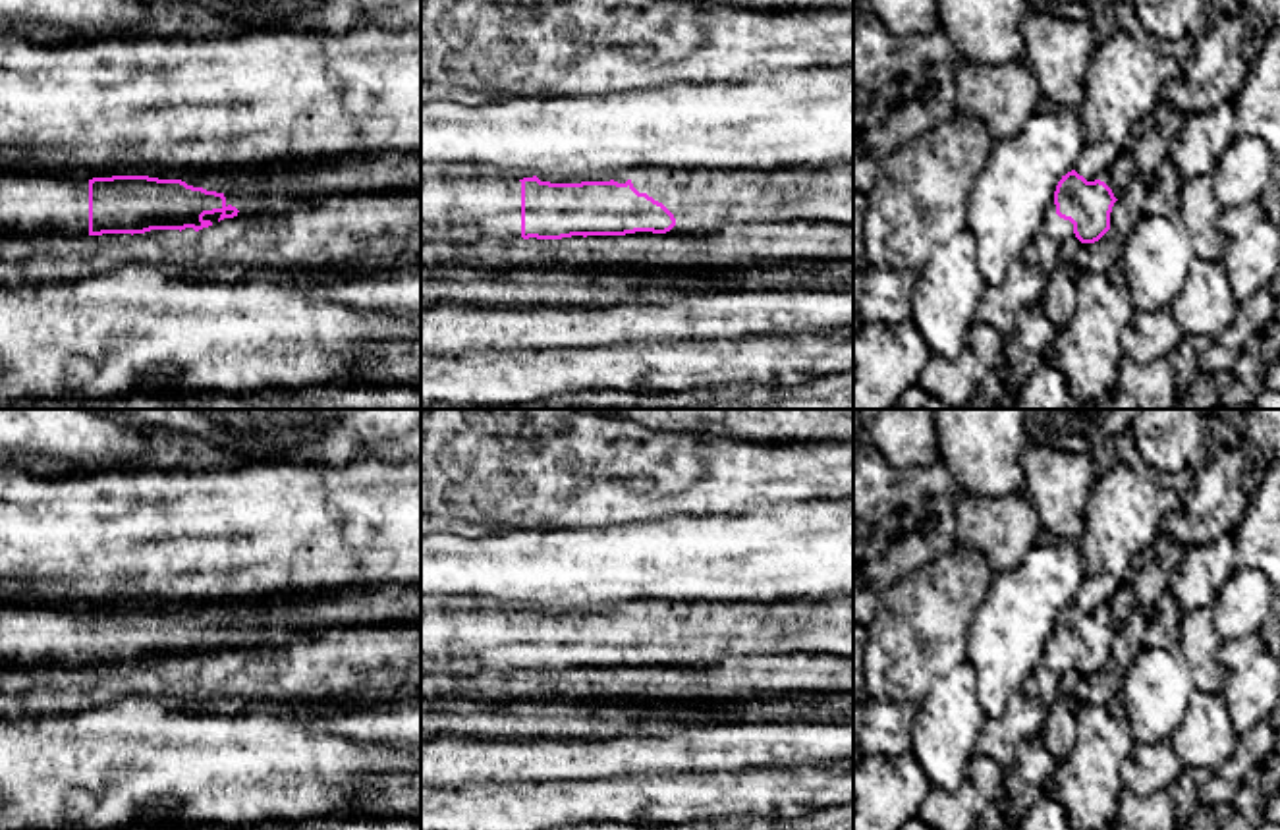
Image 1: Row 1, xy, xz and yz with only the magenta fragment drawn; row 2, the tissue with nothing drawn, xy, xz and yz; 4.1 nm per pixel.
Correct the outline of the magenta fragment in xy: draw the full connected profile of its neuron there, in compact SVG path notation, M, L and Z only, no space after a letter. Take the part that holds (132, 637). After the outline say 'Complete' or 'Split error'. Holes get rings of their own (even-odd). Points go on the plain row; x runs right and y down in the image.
M0 606L0 668L21 668L21 670L31 670L31 668L102 668L102 666L145 666L151 662L185 662L193 660L195 664L212 658L210 652L205 652L205 647L214 647L218 645L220 652L224 650L234 650L239 649L243 652L251 654L264 654L268 650L276 650L274 641L278 637L288 637L293 631L315 631L315 629L297 629L297 627L288 627L288 625L259 625L259 627L249 627L249 625L216 625L216 623L207 623L203 620L193 620L187 618L181 612L158 612L158 610L149 610L149 608L112 608L112 610L93 610L93 612L68 612L68 610L37 610L37 608L25 608L25 606Z. Split error

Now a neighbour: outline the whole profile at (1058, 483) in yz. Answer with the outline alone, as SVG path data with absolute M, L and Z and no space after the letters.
M1027 442L1019 463L1027 477L1025 494L1039 513L1044 539L1079 542L1097 483L1093 456Z

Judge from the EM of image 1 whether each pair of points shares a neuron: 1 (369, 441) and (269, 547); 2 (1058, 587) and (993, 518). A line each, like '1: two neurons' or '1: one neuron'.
1: two neurons
2: two neurons

